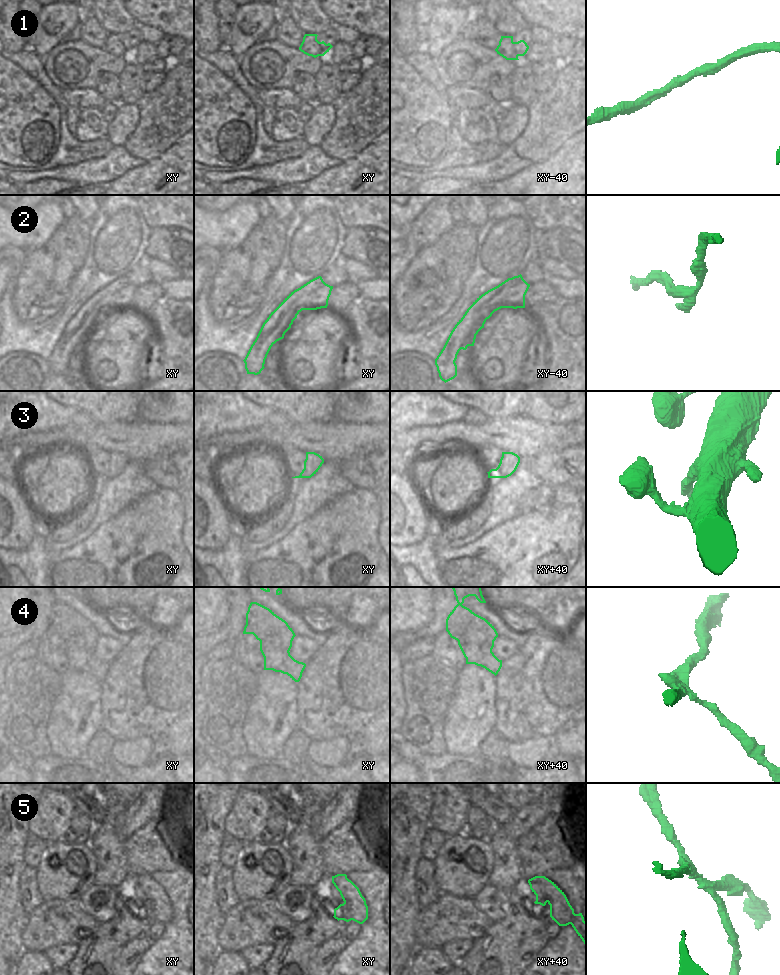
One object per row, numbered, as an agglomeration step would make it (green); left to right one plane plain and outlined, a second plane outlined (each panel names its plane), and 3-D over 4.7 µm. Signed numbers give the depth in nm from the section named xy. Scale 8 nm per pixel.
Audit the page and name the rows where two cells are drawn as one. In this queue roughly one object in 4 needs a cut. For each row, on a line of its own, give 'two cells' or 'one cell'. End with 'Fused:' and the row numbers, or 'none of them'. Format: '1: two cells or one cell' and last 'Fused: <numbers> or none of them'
1: one cell
2: two cells
3: one cell
4: two cells
5: two cells
Fused: 2, 4, 5

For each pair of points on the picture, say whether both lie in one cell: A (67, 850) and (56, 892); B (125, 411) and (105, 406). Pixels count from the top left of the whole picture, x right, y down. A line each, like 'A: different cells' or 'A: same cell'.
A: same cell
B: same cell

